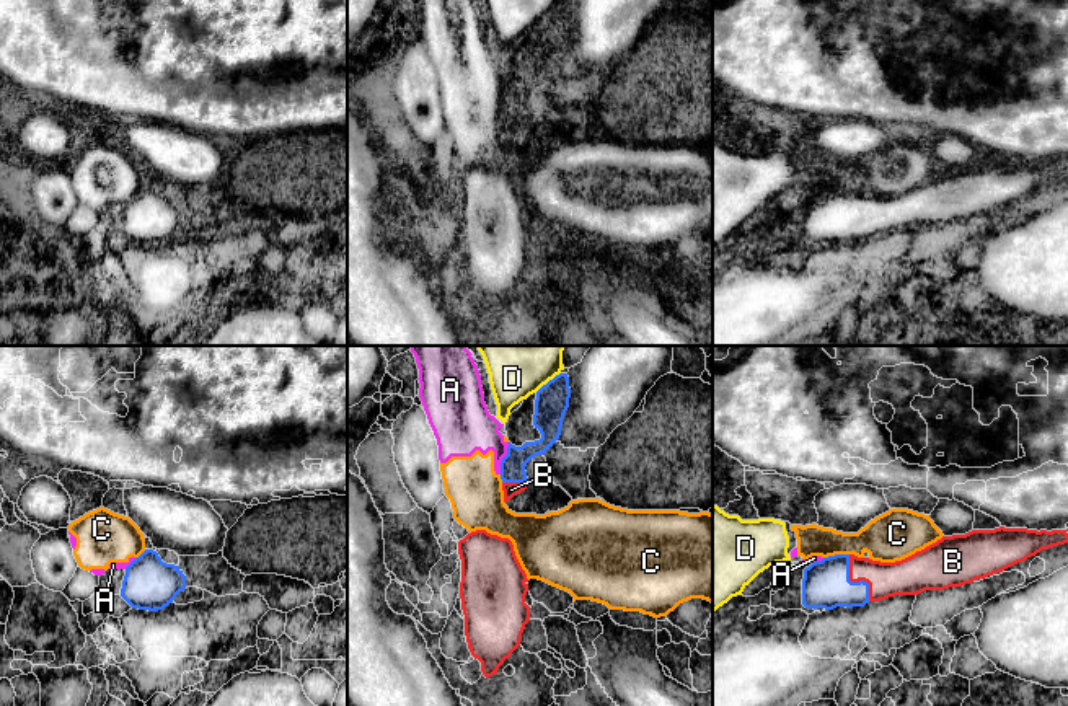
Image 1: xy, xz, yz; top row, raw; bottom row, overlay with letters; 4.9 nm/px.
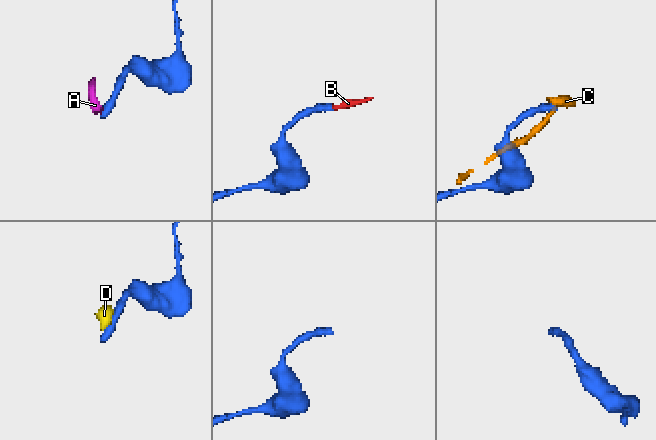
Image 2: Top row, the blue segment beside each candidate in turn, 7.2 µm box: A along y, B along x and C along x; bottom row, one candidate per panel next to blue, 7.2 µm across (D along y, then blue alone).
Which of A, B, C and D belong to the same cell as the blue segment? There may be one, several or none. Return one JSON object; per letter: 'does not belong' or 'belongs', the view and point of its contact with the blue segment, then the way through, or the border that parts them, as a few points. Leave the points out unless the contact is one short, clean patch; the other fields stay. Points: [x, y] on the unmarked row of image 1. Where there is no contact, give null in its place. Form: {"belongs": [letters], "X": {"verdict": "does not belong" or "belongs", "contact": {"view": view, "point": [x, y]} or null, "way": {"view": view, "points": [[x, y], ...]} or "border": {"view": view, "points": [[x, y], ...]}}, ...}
{"belongs": ["B"], "A": {"verdict": "does not belong", "contact": {"view": "xz", "point": [503, 93]}, "border": {"view": "xz", "points": [[509, 77], [499, 108]]}}, "B": {"verdict": "belongs", "contact": {"view": "yz", "point": [855, 217]}, "way": {"view": "yz", "points": [[825, 219], [855, 217], [902, 212]]}}, "C": {"verdict": "does not belong", "contact": {"view": "yz", "point": [835, 189]}, "border": {"view": "yz", "points": [[848, 188], [835, 188], [824, 193]]}}, "D": {"verdict": "does not belong", "contact": {"view": "xz", "point": [548, 17]}}}

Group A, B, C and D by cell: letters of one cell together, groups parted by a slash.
A C D / B

